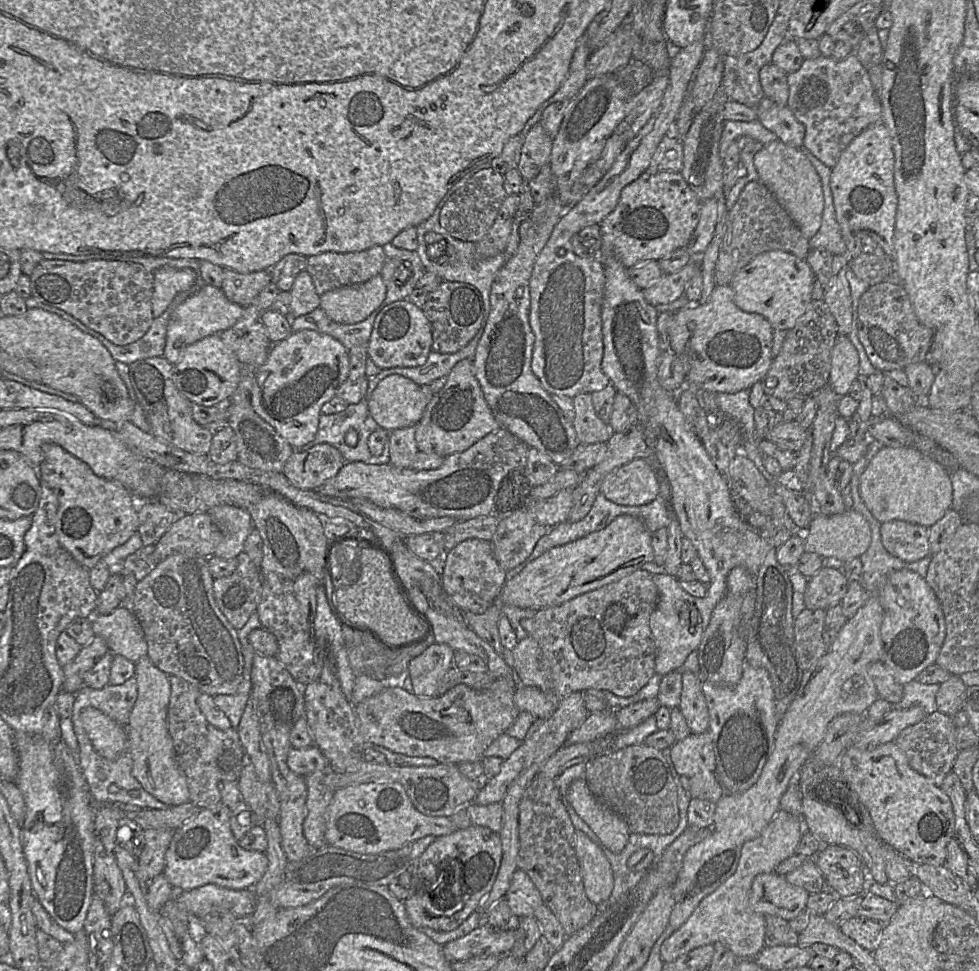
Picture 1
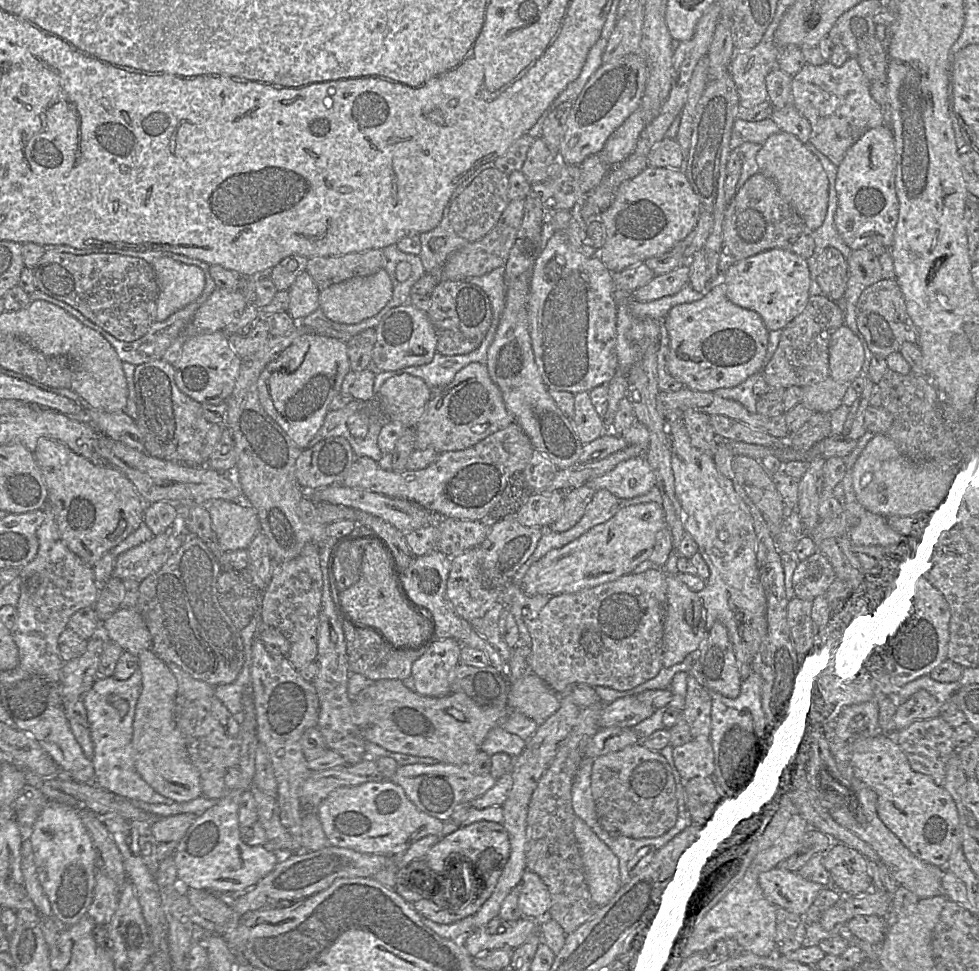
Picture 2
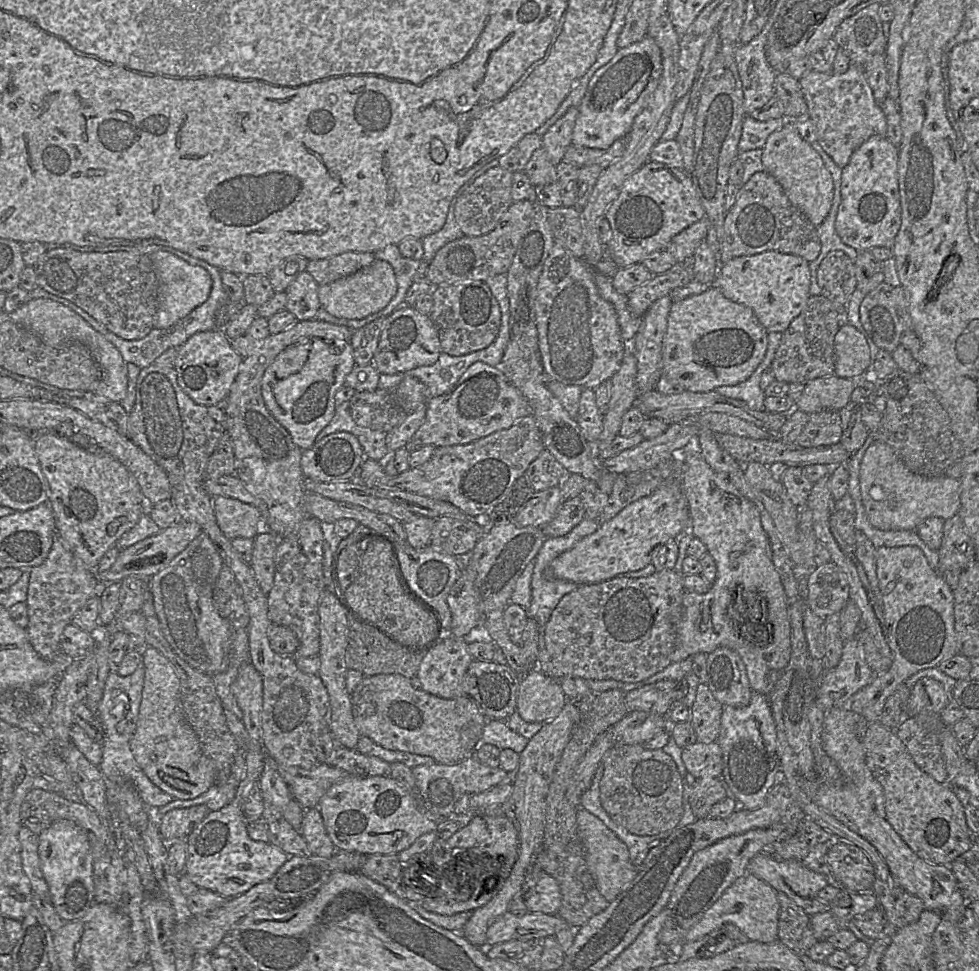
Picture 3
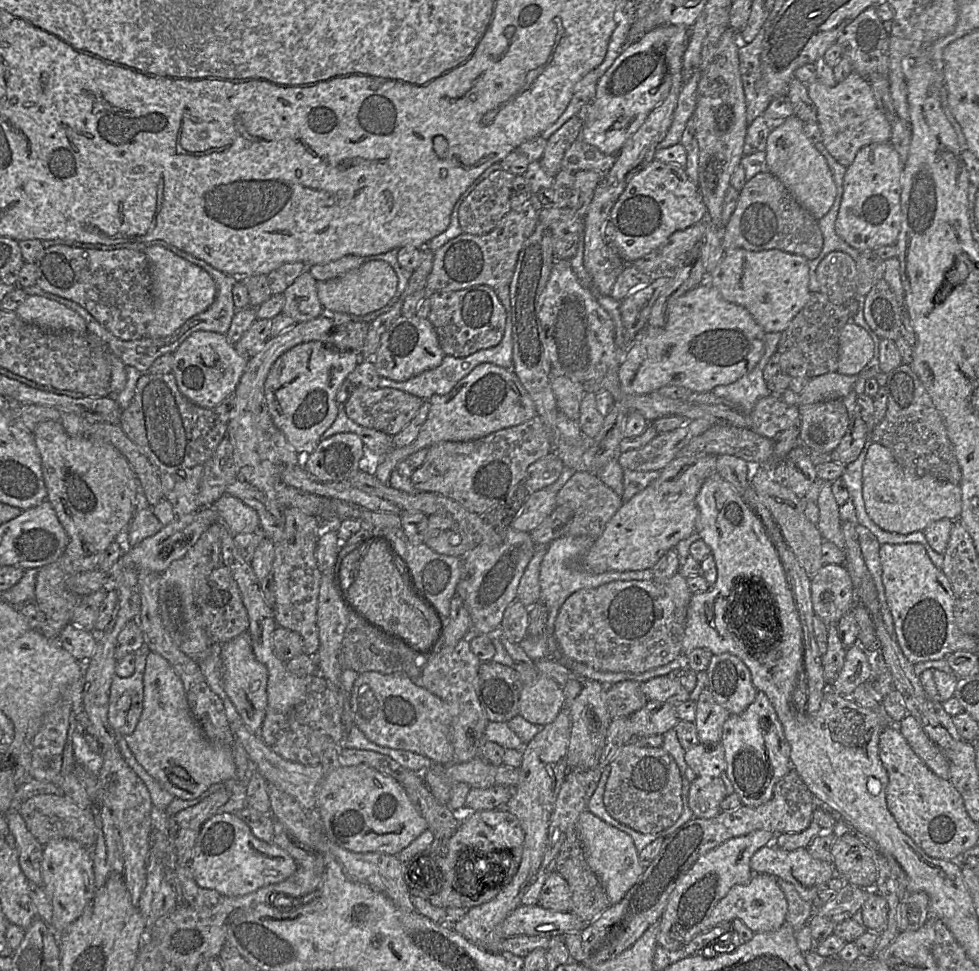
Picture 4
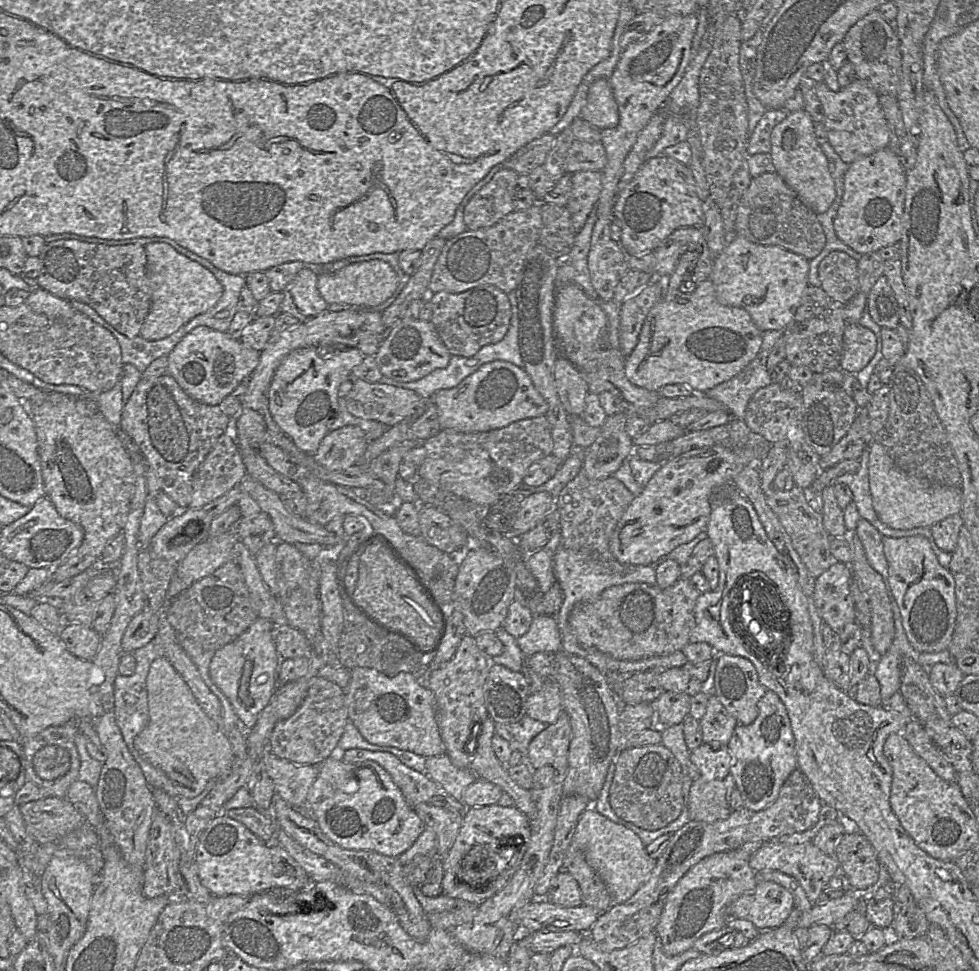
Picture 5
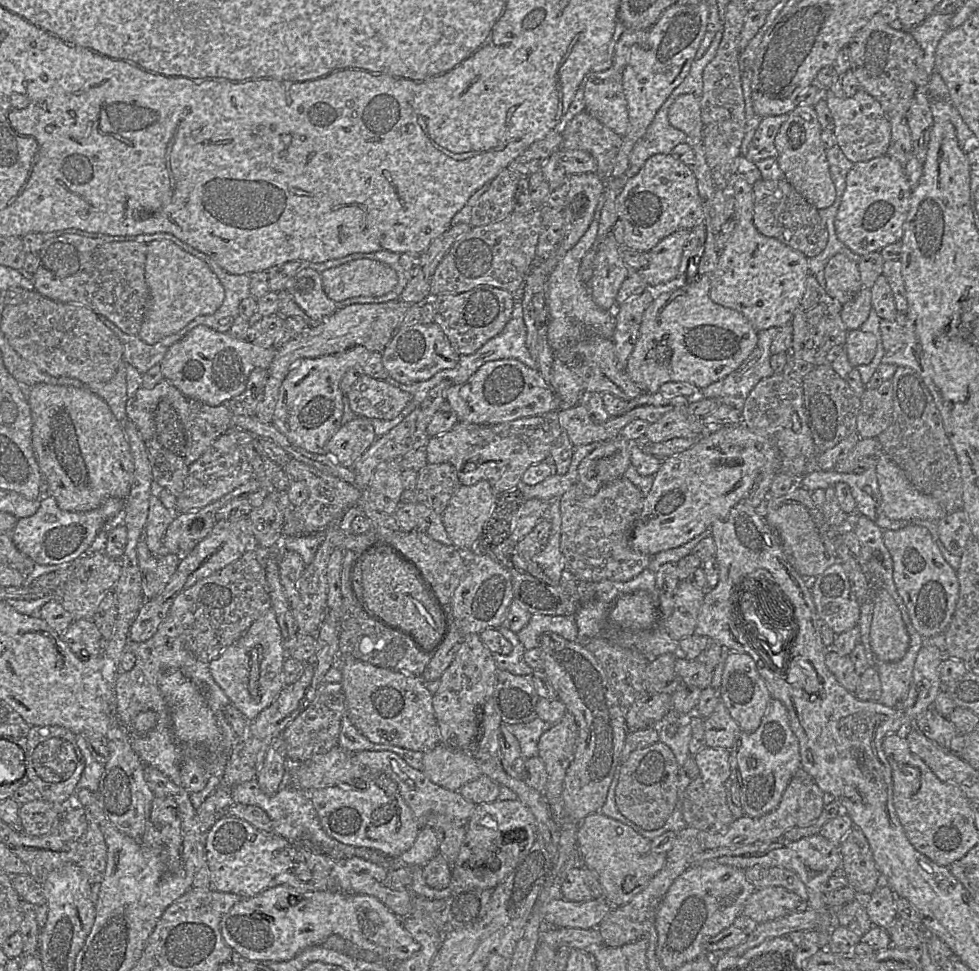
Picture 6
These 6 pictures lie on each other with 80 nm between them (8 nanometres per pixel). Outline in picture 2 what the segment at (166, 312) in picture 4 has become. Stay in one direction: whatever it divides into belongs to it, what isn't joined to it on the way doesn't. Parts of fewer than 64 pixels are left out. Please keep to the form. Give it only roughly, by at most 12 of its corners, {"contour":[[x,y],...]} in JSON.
{"contour":[[169,257],[152,266],[159,286],[156,321],[202,294],[199,267]]}

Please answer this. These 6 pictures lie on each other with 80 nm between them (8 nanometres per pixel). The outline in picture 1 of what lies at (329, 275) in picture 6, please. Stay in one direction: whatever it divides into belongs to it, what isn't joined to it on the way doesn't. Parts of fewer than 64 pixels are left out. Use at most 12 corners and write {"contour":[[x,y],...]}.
{"contour":[[381,275],[328,291],[319,308],[362,322],[386,297]]}

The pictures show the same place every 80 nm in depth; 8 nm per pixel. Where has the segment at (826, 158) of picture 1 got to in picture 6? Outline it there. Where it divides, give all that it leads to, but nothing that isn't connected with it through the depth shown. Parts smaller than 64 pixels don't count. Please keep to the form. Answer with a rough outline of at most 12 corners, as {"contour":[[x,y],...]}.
{"contour":[[862,89],[824,99],[837,145],[855,164],[887,154],[891,124]]}

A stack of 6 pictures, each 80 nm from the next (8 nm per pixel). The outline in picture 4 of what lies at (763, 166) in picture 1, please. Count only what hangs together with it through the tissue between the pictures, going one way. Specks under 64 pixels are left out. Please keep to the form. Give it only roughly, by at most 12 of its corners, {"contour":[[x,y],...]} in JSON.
{"contour":[[791,115],[770,132],[768,172],[819,220],[836,186]]}

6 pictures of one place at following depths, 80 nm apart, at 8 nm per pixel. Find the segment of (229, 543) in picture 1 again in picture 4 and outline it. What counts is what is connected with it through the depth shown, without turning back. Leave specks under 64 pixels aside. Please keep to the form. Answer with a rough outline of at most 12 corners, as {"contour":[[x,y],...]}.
{"contour":[[225,494],[214,504],[233,535],[260,528],[259,515],[239,498]]}

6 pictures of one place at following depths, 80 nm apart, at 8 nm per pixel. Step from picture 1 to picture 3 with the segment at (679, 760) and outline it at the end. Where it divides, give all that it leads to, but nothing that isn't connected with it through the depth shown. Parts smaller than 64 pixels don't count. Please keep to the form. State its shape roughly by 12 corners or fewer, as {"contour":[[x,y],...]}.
{"contour":[[696,741],[682,749],[687,772],[720,778],[722,752],[717,742]]}

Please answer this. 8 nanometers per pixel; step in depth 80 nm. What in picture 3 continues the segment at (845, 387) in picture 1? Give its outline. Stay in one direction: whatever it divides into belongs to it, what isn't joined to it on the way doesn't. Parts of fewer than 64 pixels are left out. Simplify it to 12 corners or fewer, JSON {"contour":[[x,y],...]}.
{"contour":[[842,326],[834,339],[834,375],[860,376],[870,363],[865,336]]}

